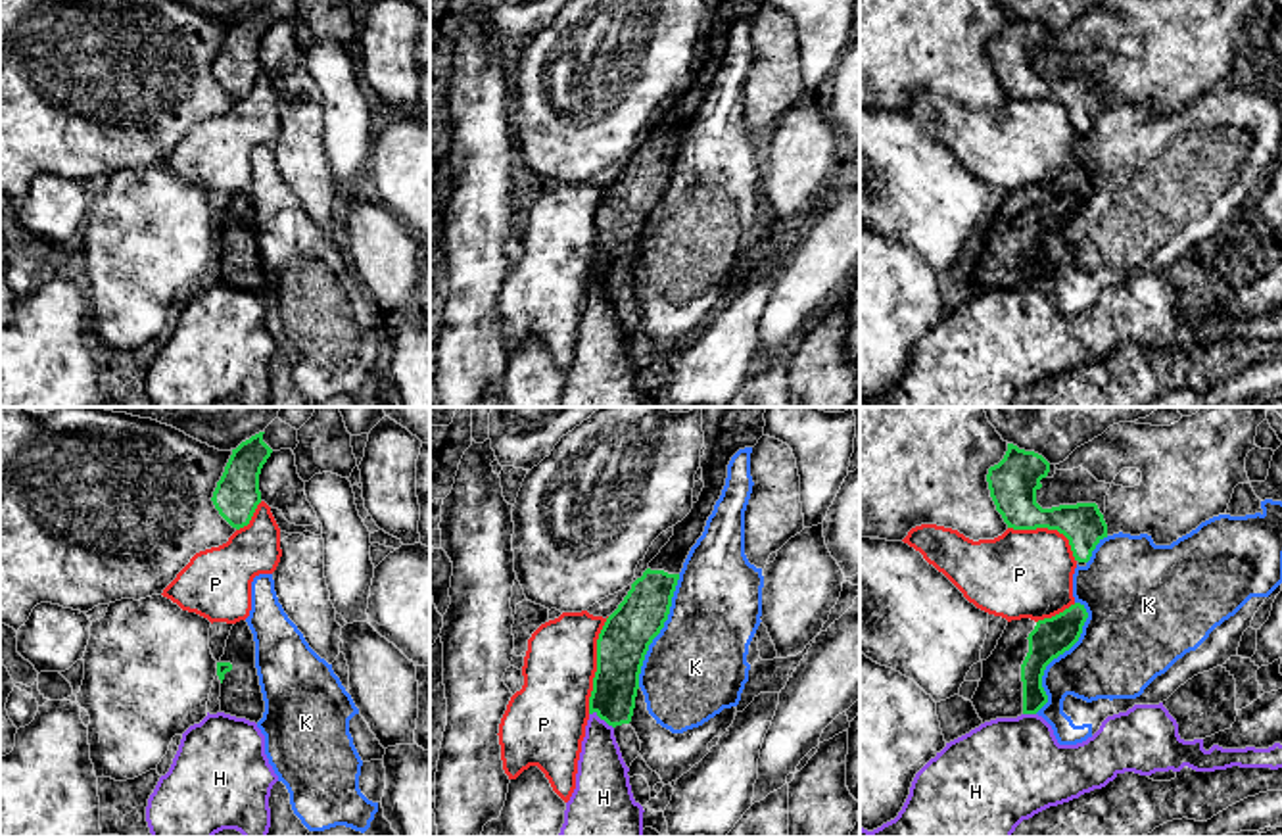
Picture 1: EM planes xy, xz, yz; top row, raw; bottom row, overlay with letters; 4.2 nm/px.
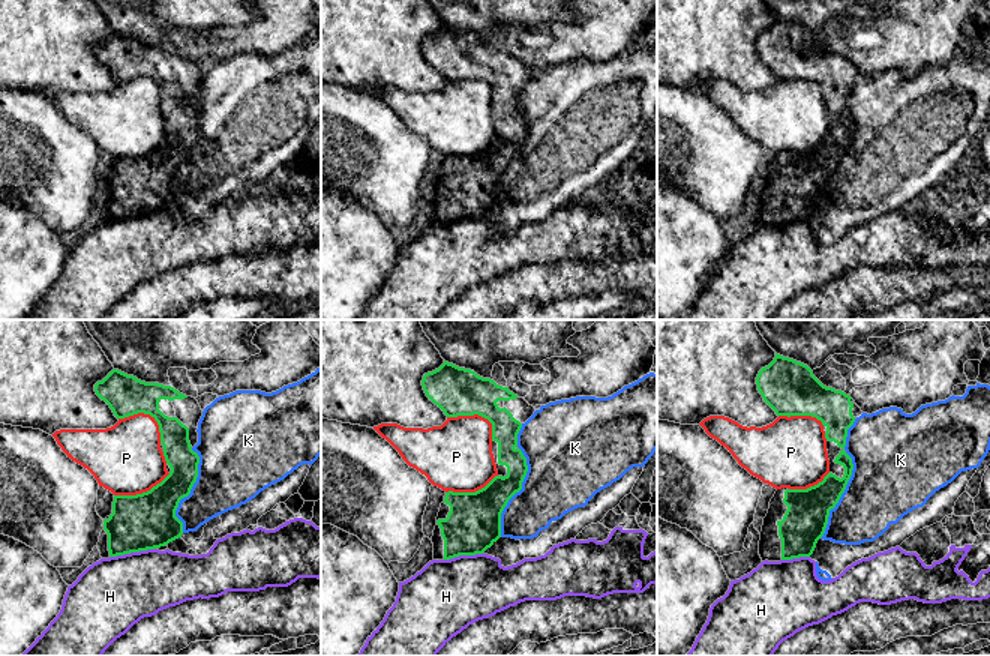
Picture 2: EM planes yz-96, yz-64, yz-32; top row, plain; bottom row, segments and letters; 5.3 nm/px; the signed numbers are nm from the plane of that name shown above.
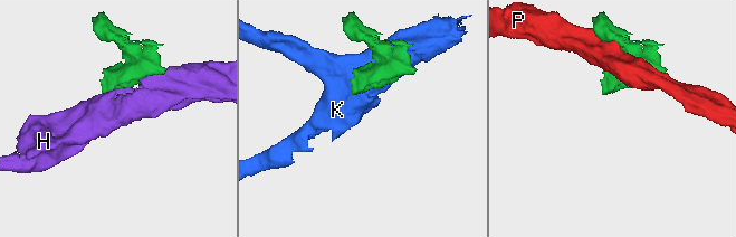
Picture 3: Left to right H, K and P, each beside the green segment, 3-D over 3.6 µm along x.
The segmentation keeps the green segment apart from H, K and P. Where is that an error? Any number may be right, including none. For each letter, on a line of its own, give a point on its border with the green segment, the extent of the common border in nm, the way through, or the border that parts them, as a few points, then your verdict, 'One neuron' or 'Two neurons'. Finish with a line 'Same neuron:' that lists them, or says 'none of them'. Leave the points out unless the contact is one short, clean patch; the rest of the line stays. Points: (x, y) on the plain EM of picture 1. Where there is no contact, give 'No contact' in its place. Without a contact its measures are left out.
H: Touches green at xz (601, 288). Shared border 120 nm. Two neurons
K: Touches green at yz (1058, 225). Shared border 500 nm. Two neurons
P: Touches green at xz (597, 235). Shared border 420 nm. Two neurons
Same neuron: none of them

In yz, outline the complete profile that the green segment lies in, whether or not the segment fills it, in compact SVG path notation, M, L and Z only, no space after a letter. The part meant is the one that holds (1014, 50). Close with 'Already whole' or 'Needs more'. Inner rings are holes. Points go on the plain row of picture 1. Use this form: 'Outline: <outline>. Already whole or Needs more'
Outline: M1008 13L1004 29L986 44L996 81L1013 100L1057 100L1069 109L1075 131L1088 132L1096 115L1107 108L1104 84L1096 73L1042 79L1036 61L1048 42L1050 33L1042 25Z. Already whole

